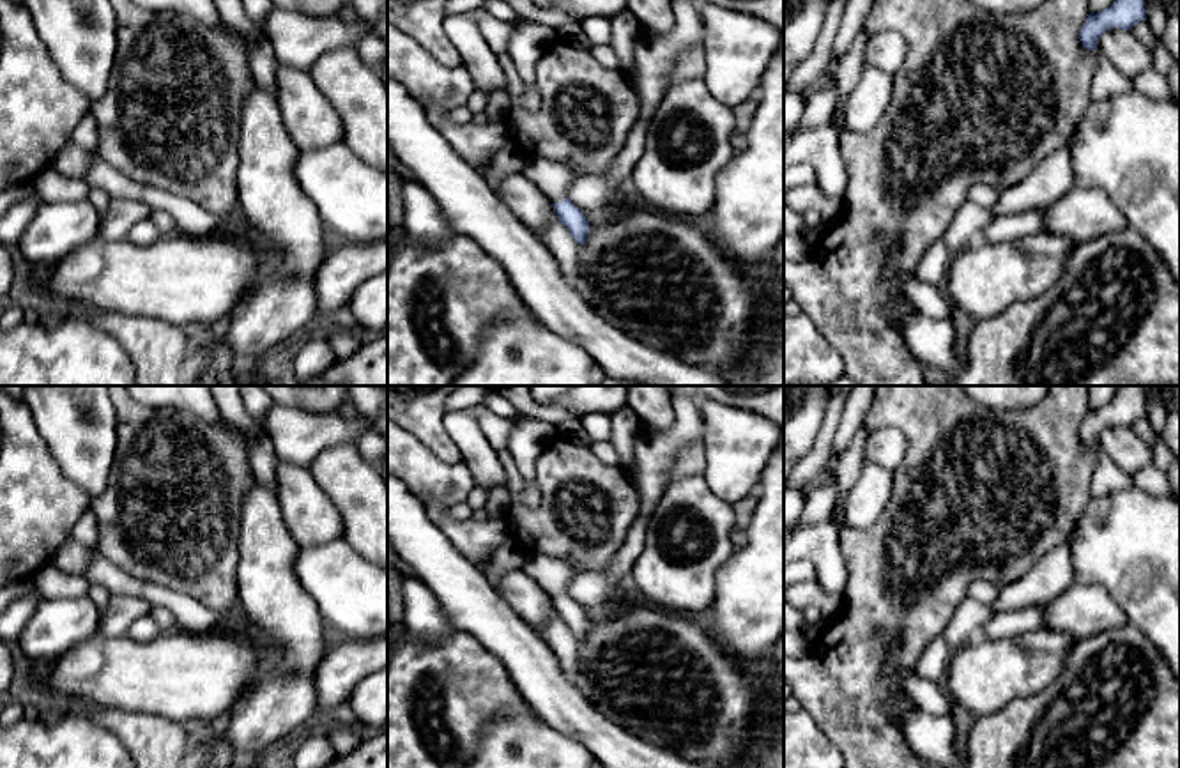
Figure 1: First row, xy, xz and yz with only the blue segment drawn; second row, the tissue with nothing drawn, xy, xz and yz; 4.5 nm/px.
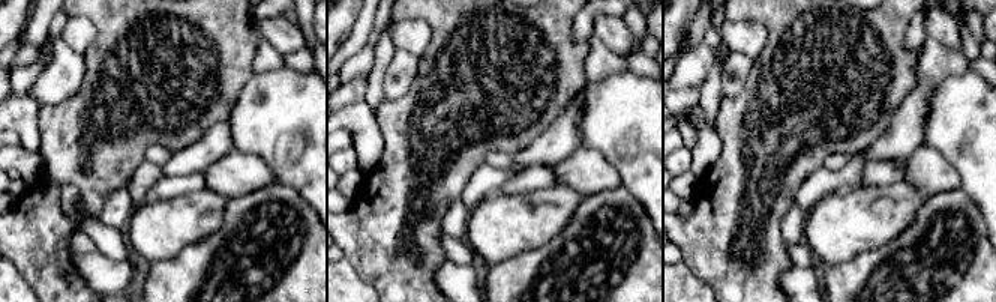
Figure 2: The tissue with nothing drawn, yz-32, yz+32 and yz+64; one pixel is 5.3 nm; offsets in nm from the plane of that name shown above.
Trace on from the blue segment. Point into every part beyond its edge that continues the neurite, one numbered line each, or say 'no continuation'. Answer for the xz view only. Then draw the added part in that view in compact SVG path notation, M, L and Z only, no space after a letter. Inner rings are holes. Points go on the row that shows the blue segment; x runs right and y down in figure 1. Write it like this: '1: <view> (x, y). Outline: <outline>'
1: xz (554, 179). Outline: M527 159L522 173L536 184L552 204L568 198L568 188L580 177L573 168L548 159Z

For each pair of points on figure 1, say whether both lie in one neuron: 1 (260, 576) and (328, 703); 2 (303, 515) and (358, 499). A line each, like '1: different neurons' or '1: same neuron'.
1: different neurons
2: same neuron

